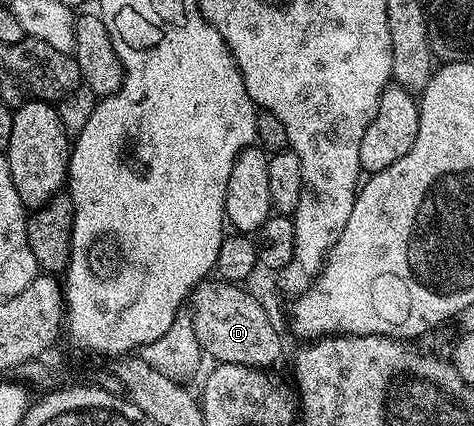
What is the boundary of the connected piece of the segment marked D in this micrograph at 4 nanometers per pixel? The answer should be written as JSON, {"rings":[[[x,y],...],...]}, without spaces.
{"rings":[[[211,282],[203,283],[201,286],[194,289],[193,292],[190,293],[189,303],[192,306],[192,325],[195,326],[196,338],[199,340],[199,346],[201,351],[211,356],[211,361],[217,362],[219,364],[243,364],[245,368],[257,368],[259,370],[270,370],[270,367],[273,366],[274,363],[277,362],[278,359],[282,356],[282,340],[278,337],[278,328],[276,325],[270,321],[270,316],[266,313],[266,308],[261,304],[260,301],[257,300],[256,297],[253,296],[250,292],[245,292],[245,287],[239,286],[237,284],[228,284],[225,282],[213,282],[214,284],[210,284]]]}

